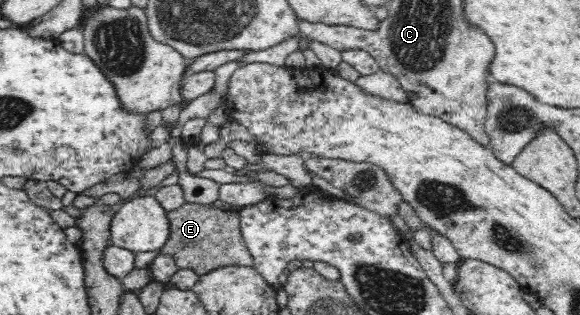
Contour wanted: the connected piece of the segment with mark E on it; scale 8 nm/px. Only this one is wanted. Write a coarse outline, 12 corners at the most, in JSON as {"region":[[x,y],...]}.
{"region":[[217,199],[167,212],[158,250],[199,277],[254,267],[238,211]]}

